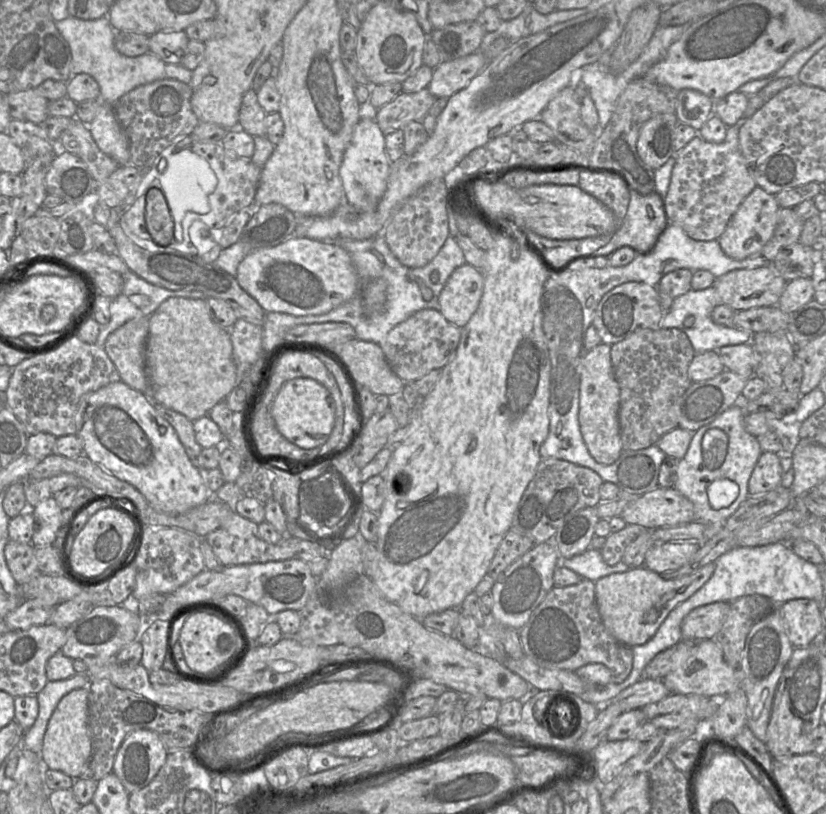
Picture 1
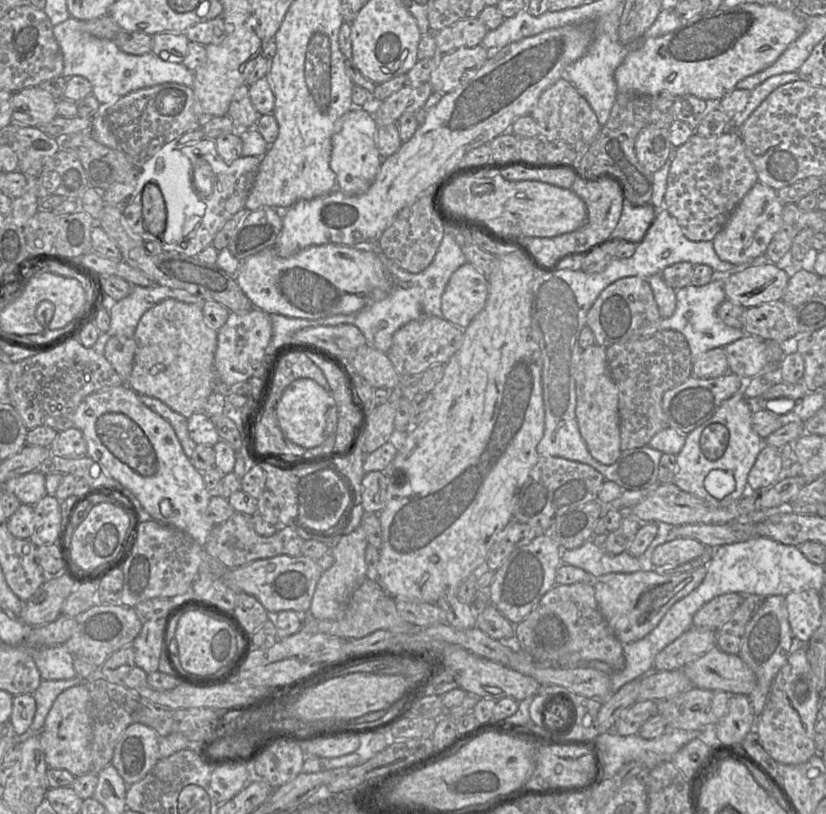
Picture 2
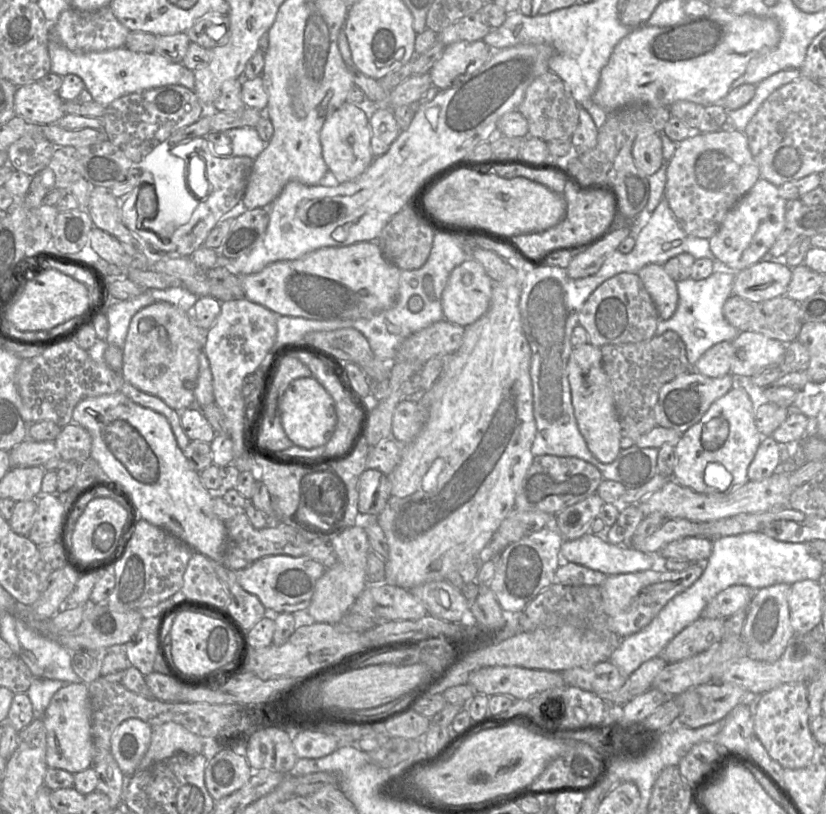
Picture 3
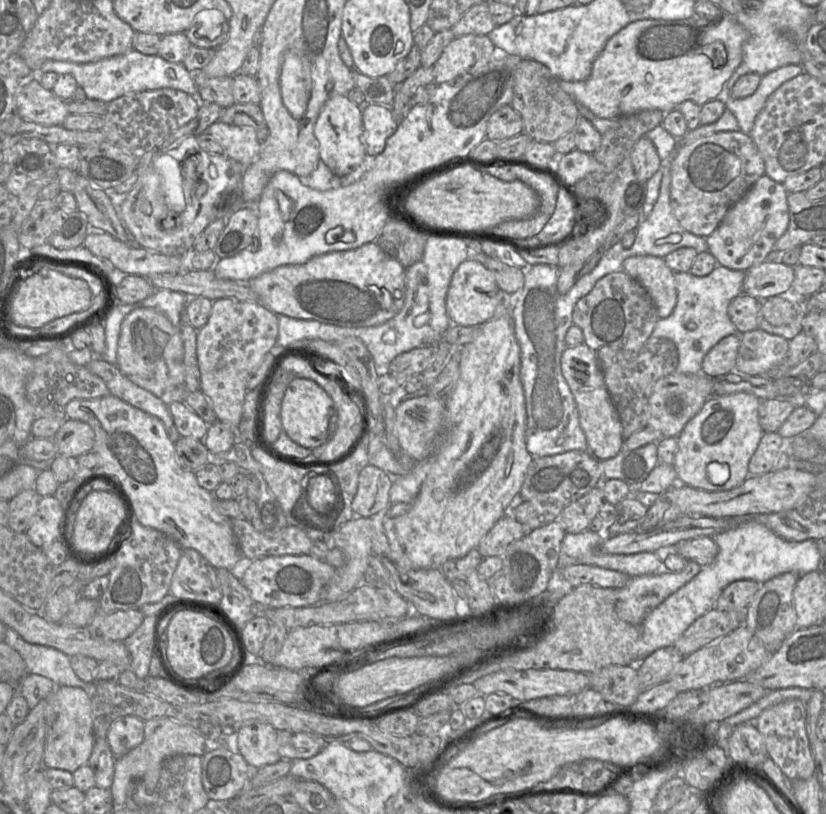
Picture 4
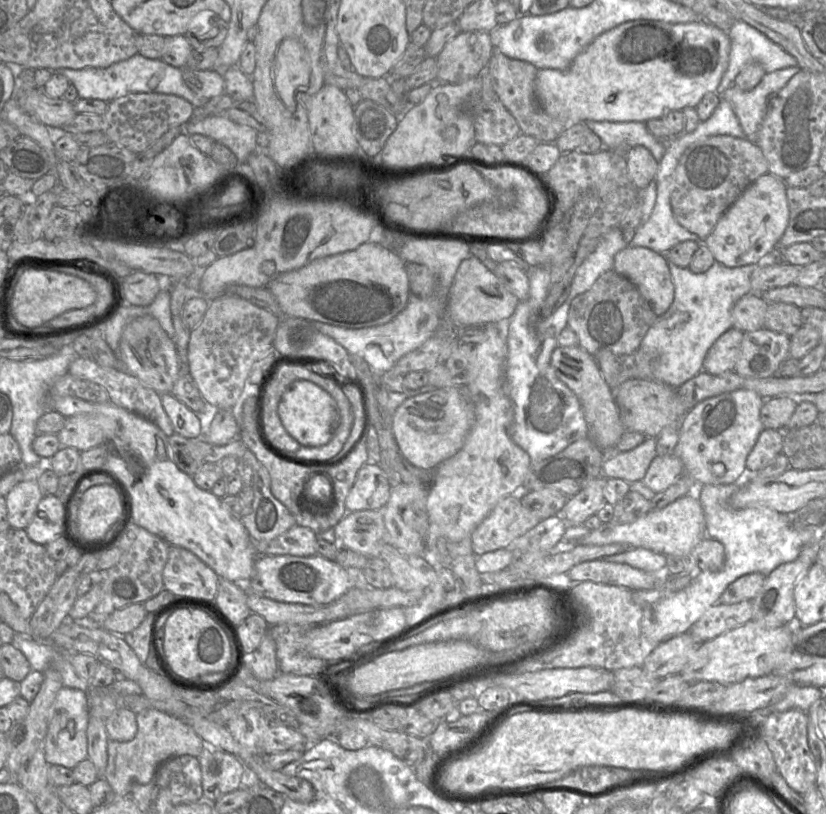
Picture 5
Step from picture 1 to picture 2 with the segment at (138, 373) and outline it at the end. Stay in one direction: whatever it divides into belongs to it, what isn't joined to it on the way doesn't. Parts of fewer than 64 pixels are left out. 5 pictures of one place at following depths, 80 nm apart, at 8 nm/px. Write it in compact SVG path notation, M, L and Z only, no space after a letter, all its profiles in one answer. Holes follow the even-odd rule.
M113 336L106 343L104 356L124 383L131 375L135 351L136 342L133 337Z

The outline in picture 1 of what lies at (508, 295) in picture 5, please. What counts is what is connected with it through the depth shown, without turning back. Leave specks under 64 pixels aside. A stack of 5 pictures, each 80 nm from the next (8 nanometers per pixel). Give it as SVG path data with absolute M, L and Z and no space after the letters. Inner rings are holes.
M467 263L456 268L439 295L441 314L456 327L463 328L479 307L483 287L480 270Z

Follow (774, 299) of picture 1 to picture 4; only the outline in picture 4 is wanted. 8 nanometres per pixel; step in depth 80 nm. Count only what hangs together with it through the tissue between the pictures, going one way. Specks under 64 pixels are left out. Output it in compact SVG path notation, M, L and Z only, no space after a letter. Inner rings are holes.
M762 262L745 273L743 293L758 300L786 297L791 291L795 269L783 263Z

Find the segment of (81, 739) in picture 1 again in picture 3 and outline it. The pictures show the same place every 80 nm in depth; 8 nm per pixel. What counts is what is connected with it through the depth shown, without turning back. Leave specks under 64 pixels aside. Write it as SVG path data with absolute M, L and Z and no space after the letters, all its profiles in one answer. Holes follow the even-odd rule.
M68 683L52 697L44 715L46 729L46 764L72 774L93 766L88 684Z

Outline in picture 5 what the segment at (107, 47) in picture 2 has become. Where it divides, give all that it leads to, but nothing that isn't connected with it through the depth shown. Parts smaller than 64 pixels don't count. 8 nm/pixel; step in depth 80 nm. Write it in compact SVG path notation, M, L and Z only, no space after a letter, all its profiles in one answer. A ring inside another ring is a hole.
M139 53L106 68L63 68L53 73L64 75L75 86L80 99L98 99L109 103L128 94L159 93L182 97L194 108L203 106L209 100L198 96L186 85L181 68L173 67L162 59L146 58Z

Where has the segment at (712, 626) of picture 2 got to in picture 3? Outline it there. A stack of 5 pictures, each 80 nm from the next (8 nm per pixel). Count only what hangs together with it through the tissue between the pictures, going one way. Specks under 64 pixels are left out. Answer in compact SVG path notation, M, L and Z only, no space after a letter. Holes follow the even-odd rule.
M744 585L730 586L707 604L700 617L726 619L742 608L748 607L754 592Z

